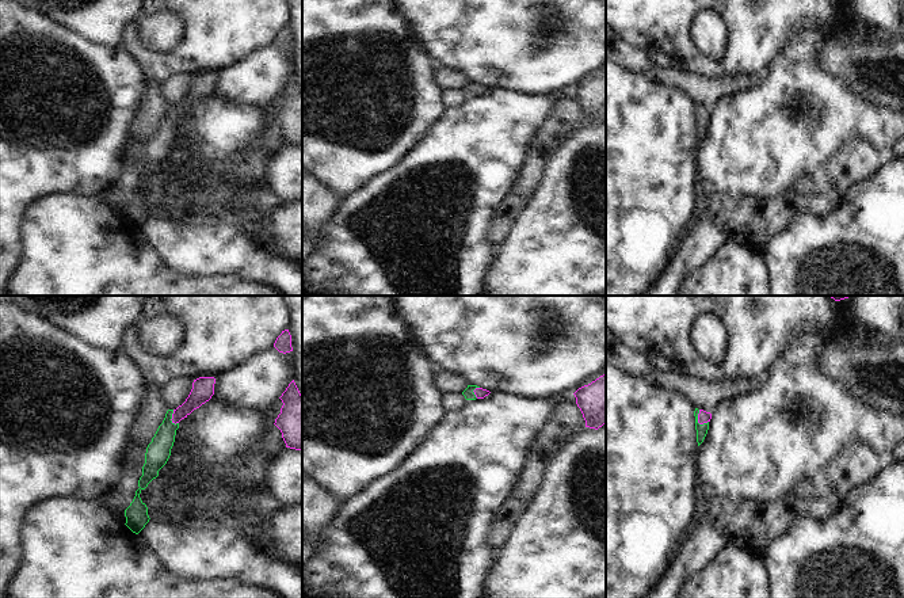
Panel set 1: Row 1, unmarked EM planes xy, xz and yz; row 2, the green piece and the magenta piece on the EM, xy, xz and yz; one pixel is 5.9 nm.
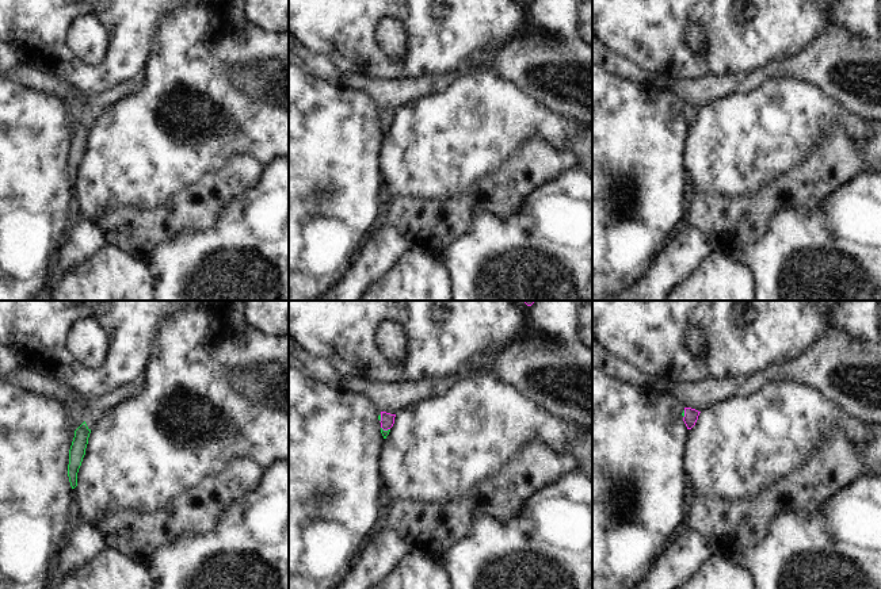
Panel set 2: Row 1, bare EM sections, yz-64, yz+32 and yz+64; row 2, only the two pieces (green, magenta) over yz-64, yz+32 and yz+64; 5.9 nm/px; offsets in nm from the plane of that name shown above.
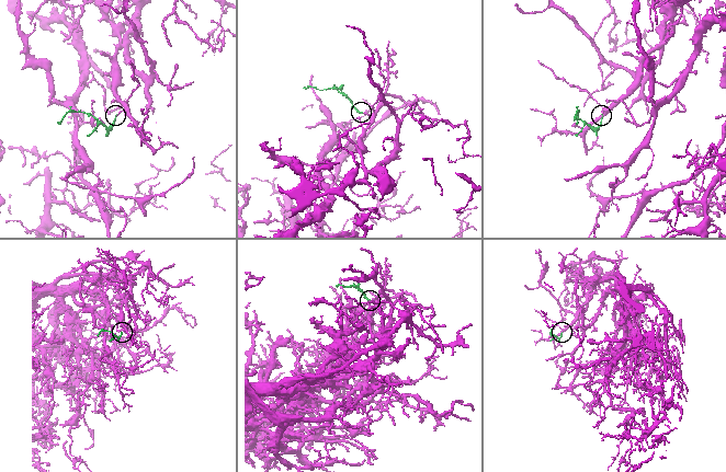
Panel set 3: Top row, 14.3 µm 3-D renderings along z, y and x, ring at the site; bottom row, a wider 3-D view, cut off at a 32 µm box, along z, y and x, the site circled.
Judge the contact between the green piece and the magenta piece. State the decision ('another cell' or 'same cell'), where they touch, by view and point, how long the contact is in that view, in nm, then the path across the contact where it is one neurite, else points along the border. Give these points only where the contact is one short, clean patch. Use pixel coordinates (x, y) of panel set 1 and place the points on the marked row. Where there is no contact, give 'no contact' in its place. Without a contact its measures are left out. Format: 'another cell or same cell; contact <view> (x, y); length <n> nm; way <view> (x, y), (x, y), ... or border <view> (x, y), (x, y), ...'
same cell; contact yz (697, 421); length 100 nm; way yz (701, 429), (697, 421), (704, 416)

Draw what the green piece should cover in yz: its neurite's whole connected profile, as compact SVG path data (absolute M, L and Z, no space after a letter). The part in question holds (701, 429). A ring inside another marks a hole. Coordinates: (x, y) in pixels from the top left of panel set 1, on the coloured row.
M695 408L694 416L695 416L697 442L699 446L707 434L712 414L703 410Z

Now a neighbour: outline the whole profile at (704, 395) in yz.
M655 370L648 381L683 395L695 408L713 412L726 400L754 393L768 380L771 372L743 380L729 380L724 382L709 382L694 377L683 377L672 372Z

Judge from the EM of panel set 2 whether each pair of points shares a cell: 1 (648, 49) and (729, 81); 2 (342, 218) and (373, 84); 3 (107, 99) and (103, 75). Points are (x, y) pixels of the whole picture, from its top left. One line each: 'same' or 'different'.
1: different
2: different
3: different

